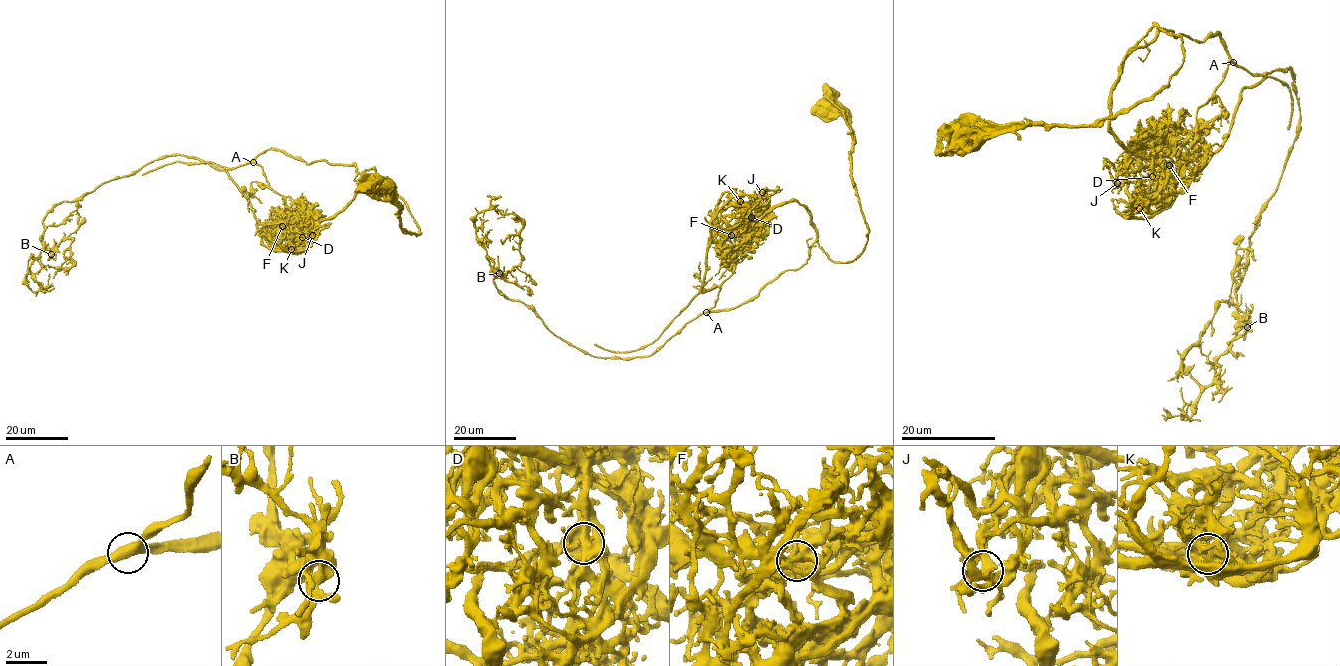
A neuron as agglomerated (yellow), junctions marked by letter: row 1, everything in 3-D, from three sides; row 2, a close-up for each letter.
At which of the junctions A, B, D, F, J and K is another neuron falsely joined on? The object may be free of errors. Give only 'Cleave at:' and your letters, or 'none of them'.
Cleave at: F

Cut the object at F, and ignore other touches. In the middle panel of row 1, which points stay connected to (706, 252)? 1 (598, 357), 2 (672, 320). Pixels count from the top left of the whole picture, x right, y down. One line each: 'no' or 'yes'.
1: no
2: yes

